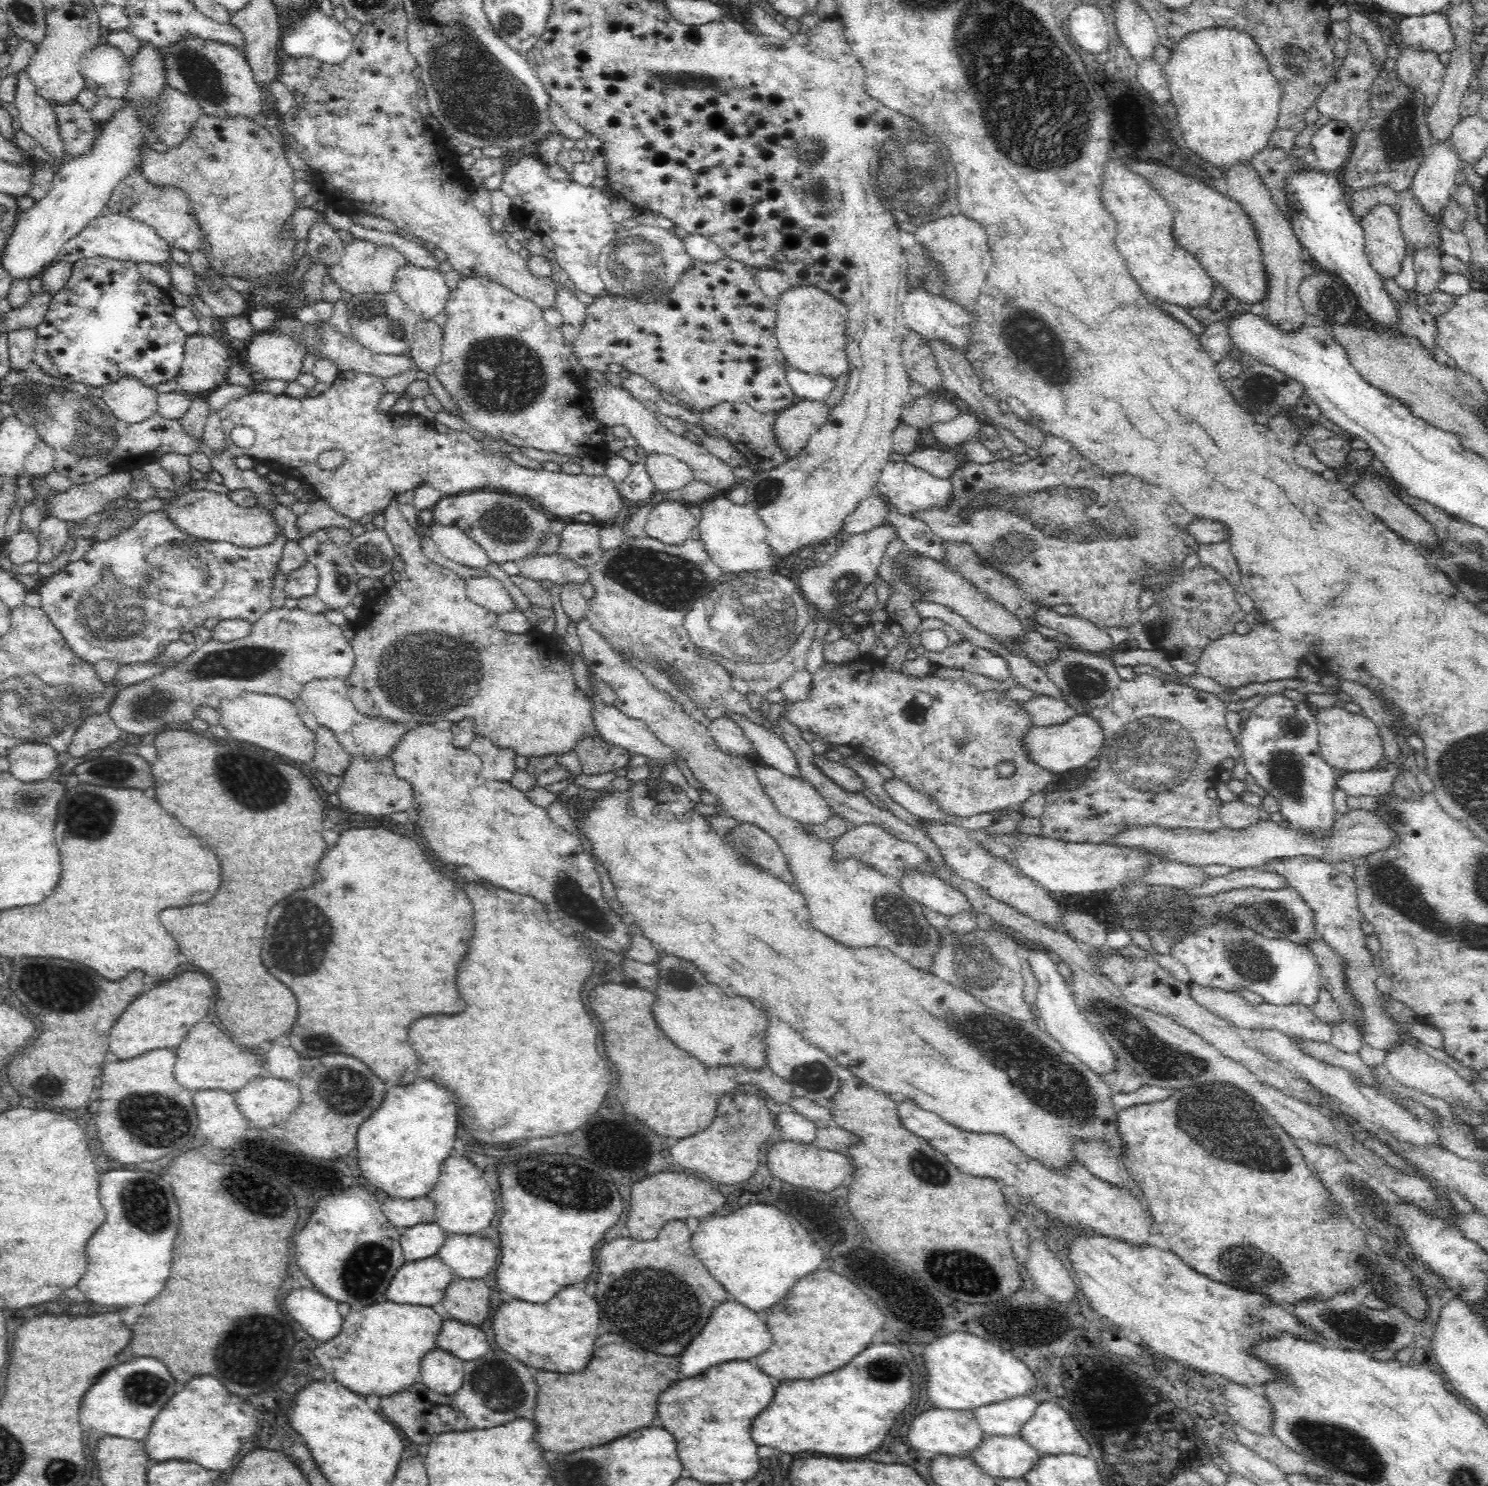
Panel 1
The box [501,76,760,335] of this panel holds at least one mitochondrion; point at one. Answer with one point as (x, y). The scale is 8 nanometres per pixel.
(620, 280)

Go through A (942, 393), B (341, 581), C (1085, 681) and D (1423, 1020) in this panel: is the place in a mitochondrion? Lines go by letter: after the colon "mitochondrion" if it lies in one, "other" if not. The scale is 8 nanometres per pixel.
A: other
B: mitochondrion
C: mitochondrion
D: other

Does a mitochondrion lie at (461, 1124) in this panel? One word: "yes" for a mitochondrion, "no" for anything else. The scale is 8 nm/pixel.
no

